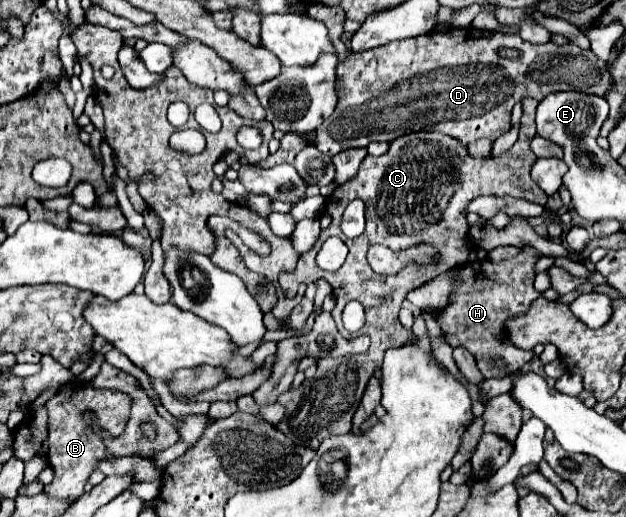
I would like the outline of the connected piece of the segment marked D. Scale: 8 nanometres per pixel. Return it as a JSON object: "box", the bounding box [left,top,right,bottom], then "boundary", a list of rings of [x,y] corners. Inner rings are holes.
{"box":[298,26,608,156],"boundary":[[[474,26],[448,28],[446,32],[430,32],[428,36],[418,36],[416,40],[400,40],[396,44],[386,44],[384,48],[350,54],[344,62],[338,64],[336,70],[336,112],[314,132],[298,136],[306,136],[310,144],[326,156],[334,156],[348,148],[366,148],[370,142],[376,140],[392,142],[406,132],[418,130],[438,130],[468,146],[474,140],[496,140],[500,134],[508,132],[512,128],[512,106],[524,96],[544,100],[550,92],[566,90],[604,96],[604,92],[608,90],[608,64],[596,58],[590,50],[580,50],[576,44],[530,44],[526,40],[520,40],[520,36],[478,30]],[[500,48],[514,48],[520,52],[520,58],[506,60],[498,54]]]}

